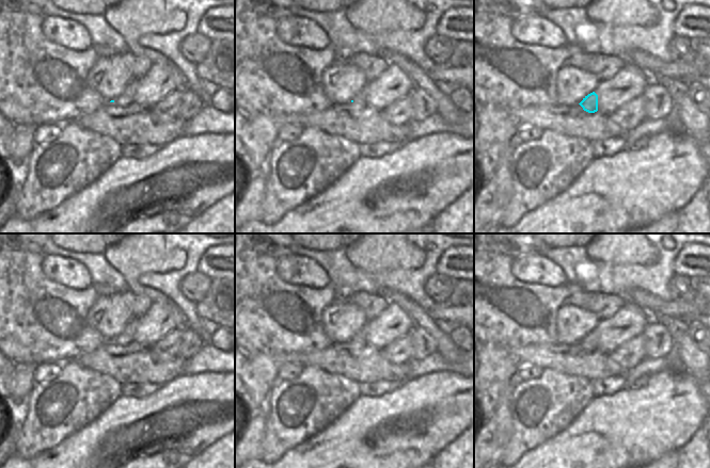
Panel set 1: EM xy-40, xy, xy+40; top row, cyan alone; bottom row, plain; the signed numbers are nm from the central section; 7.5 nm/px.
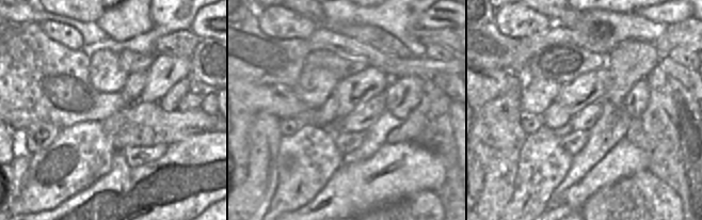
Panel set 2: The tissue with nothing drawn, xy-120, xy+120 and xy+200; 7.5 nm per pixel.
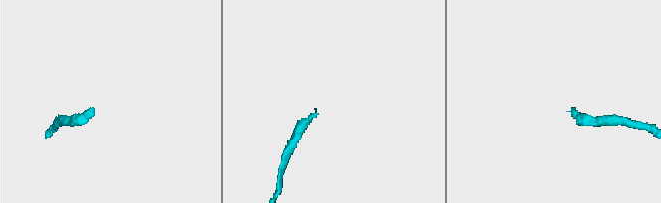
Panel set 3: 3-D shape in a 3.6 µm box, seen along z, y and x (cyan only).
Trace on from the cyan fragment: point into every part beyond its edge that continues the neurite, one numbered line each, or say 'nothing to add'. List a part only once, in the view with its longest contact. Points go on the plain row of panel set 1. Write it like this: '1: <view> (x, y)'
nothing to add

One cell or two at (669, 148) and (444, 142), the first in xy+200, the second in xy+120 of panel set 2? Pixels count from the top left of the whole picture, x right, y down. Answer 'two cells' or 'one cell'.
one cell

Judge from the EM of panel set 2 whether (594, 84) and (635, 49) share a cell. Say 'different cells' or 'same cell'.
different cells

